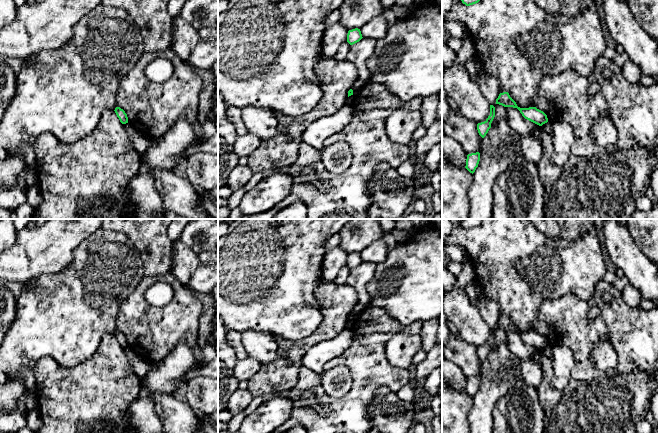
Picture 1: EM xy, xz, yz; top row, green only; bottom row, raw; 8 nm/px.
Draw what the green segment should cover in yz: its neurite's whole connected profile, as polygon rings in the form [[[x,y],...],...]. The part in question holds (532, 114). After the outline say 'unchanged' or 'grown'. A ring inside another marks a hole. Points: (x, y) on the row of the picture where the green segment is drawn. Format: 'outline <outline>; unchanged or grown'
outline [[[508,92],[500,93],[498,98],[496,99],[496,104],[502,105],[504,107],[517,108],[525,119],[539,126],[542,126],[543,124],[548,122],[547,115],[536,107],[518,107],[516,102],[510,97]]]; unchanged

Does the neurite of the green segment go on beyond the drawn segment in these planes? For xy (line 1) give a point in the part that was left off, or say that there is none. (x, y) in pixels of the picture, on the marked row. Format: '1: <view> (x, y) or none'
1: none

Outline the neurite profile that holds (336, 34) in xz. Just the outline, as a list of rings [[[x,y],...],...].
[[[340,22],[325,29],[320,48],[320,58],[322,60],[334,57],[340,45],[347,41],[348,31],[349,29]]]

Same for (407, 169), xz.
[[[413,158],[402,163],[398,168],[397,172],[409,179],[413,179],[415,174],[415,164]]]

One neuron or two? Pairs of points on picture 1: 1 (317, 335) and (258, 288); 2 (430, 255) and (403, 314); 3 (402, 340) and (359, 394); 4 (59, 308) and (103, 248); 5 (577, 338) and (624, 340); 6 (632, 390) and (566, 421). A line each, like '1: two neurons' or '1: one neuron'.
1: two neurons
2: one neuron
3: two neurons
4: one neuron
5: one neuron
6: one neuron

